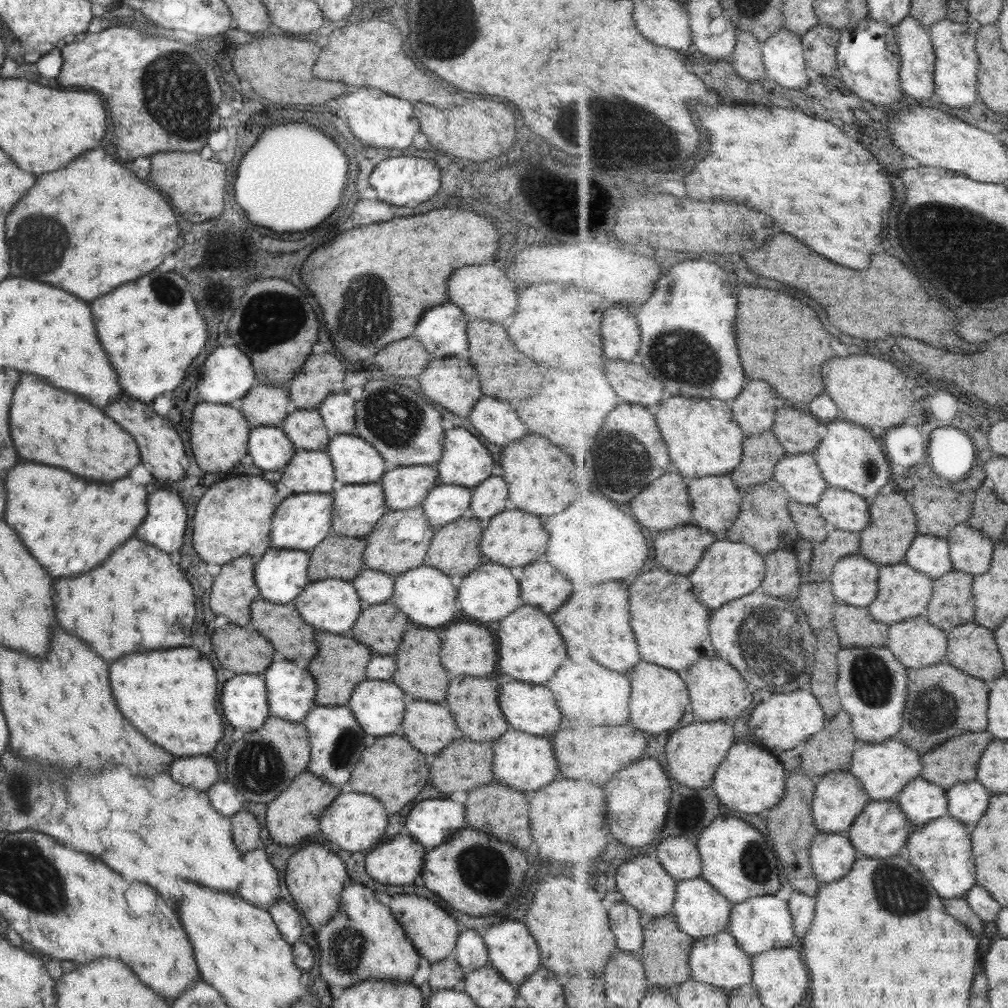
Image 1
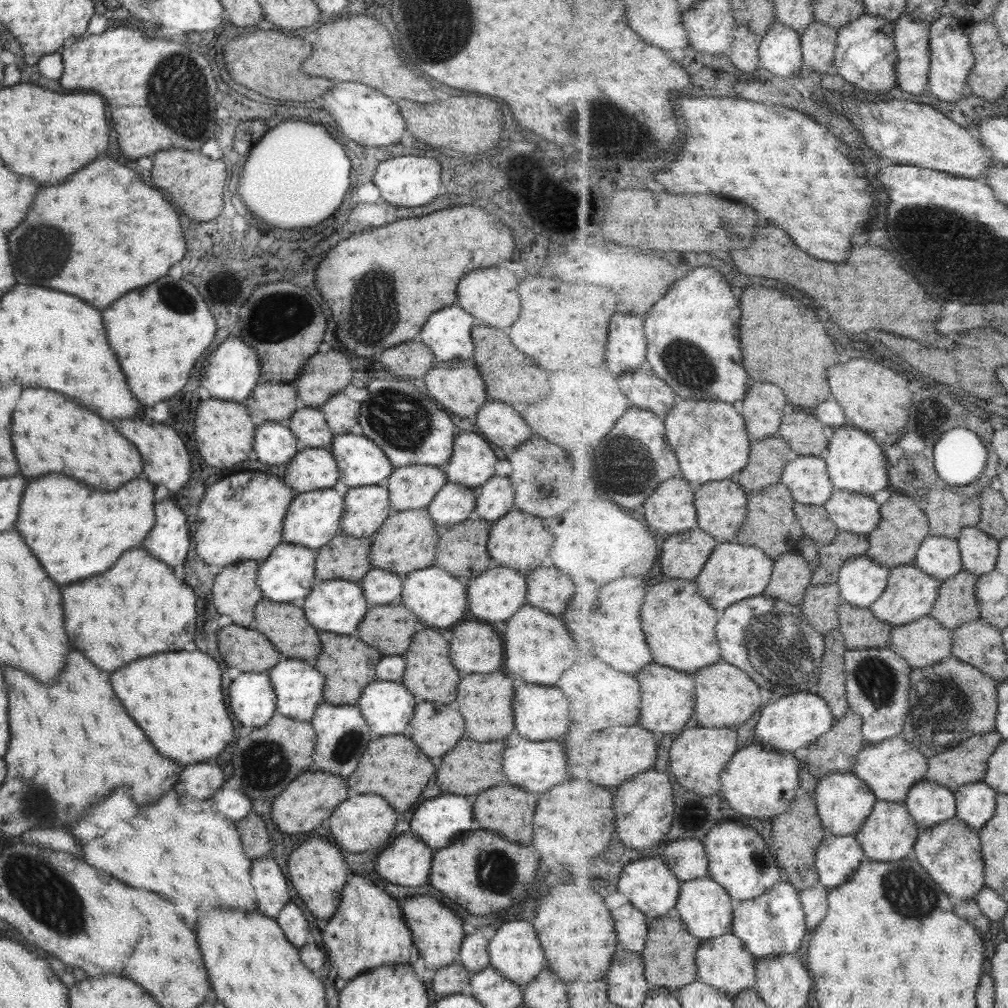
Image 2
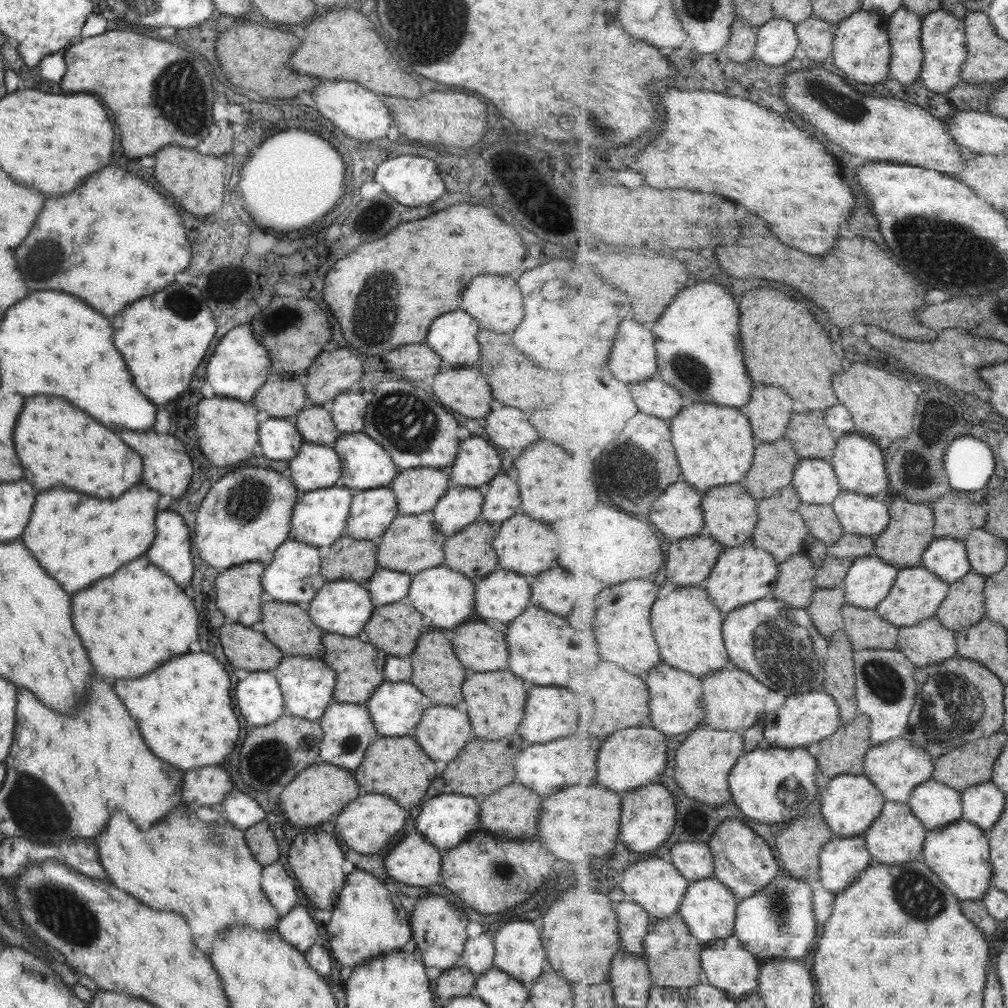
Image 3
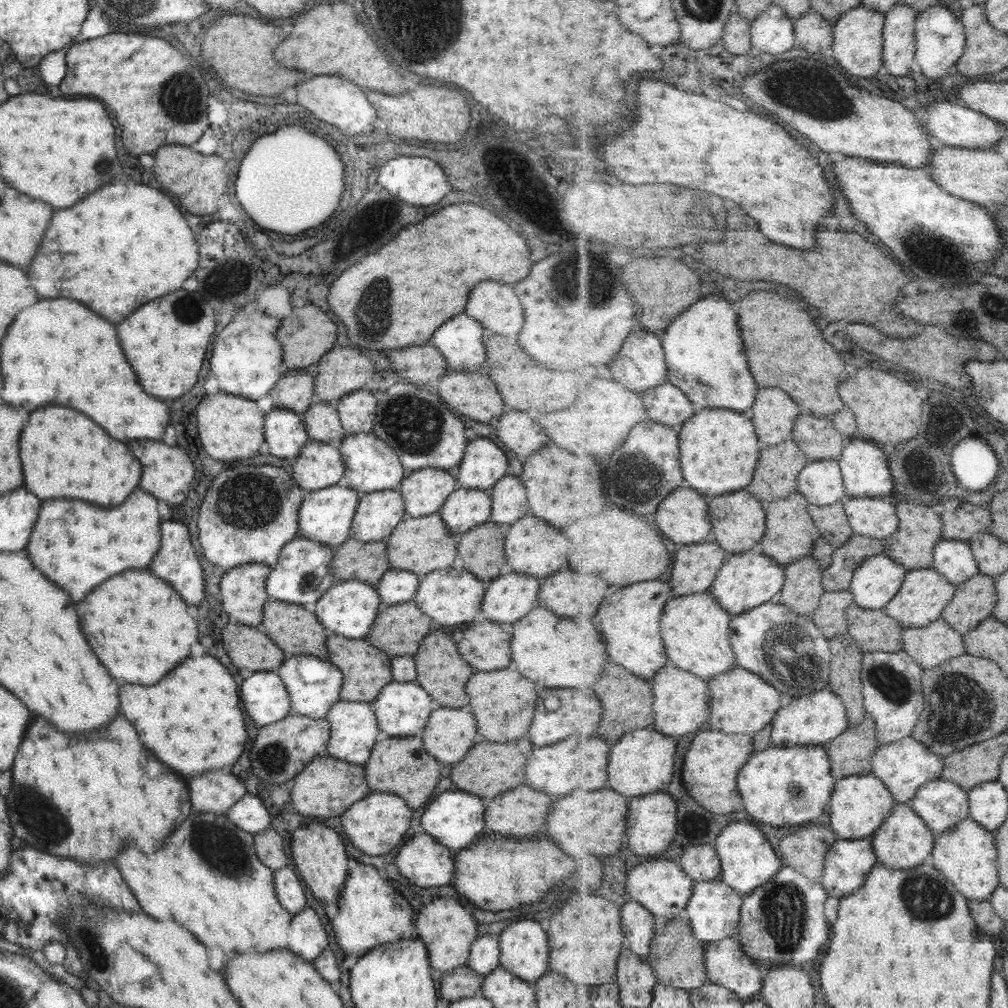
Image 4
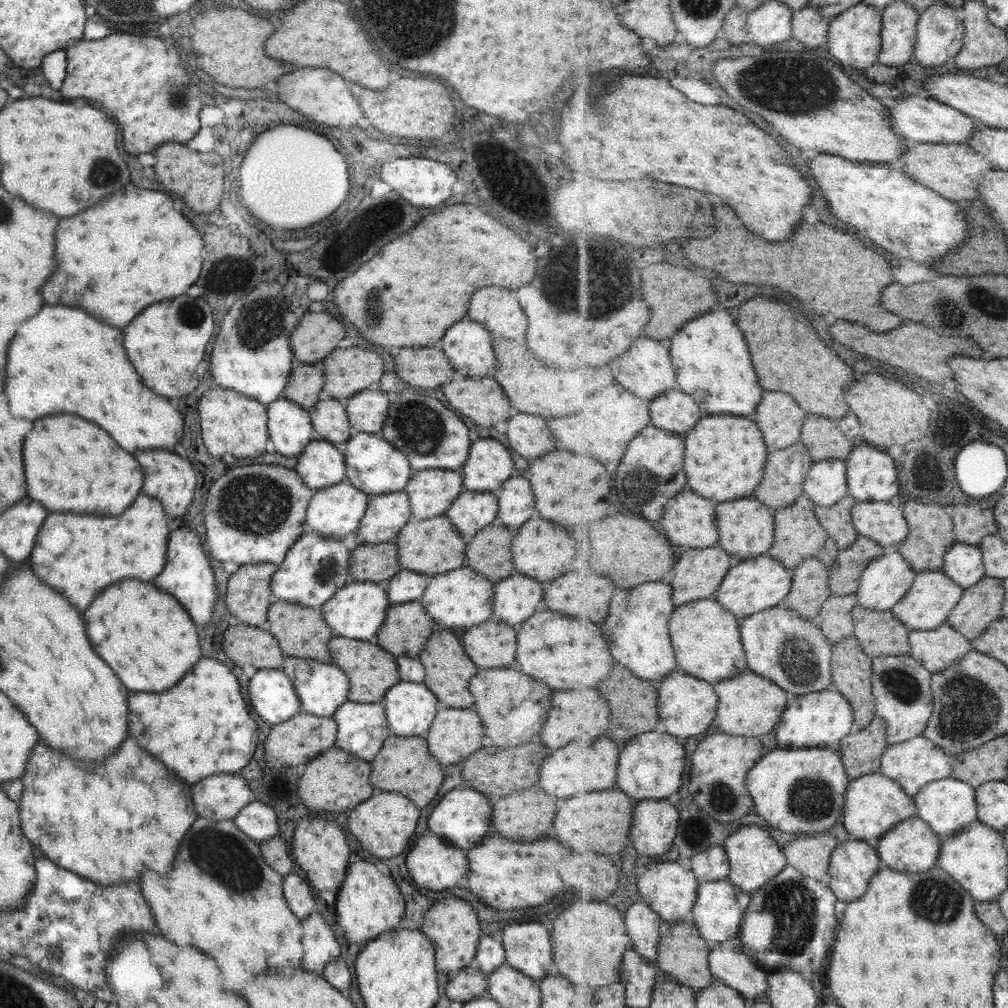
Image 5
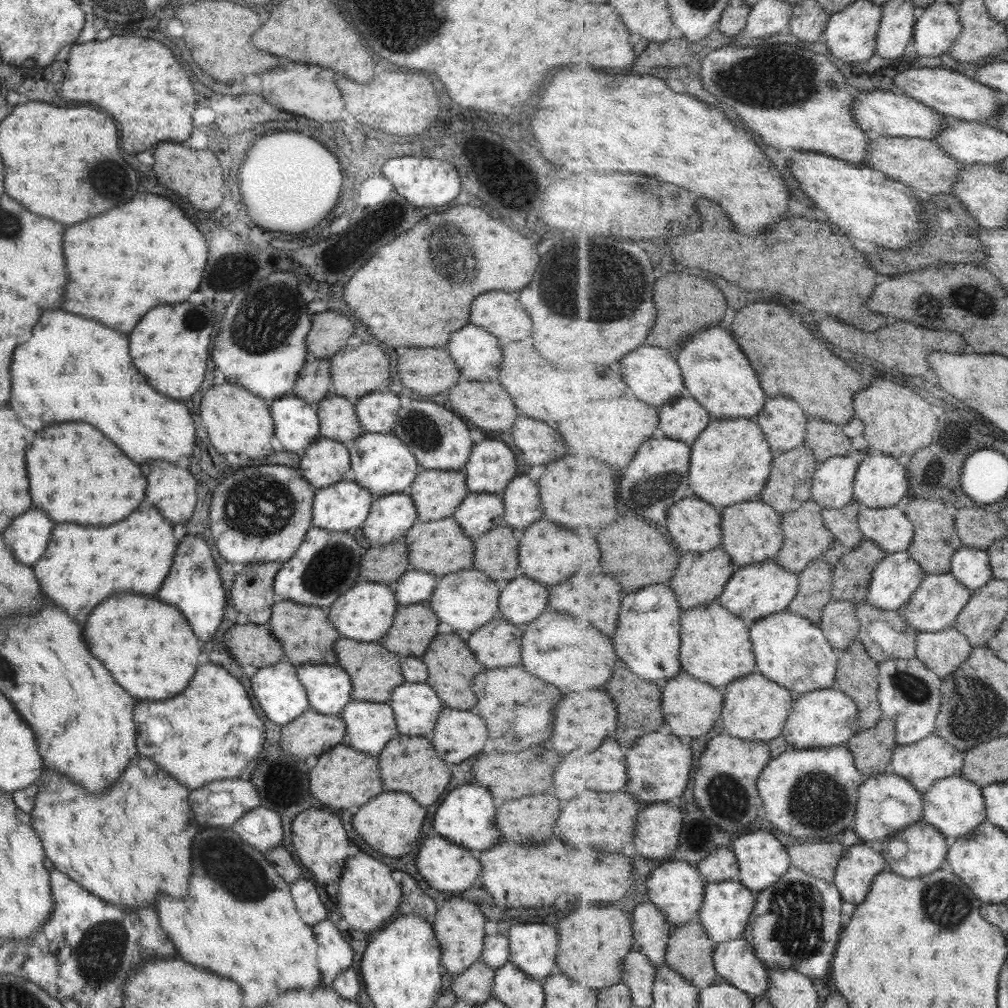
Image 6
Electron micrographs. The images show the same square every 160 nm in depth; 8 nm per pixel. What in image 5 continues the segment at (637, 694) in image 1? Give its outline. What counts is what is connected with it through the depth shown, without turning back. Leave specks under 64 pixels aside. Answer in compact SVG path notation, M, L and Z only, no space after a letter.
M681 669L671 674L673 676L666 676L657 683L661 728L682 740L681 736L703 734L717 718L720 696L716 693L716 688L709 681L681 672Z

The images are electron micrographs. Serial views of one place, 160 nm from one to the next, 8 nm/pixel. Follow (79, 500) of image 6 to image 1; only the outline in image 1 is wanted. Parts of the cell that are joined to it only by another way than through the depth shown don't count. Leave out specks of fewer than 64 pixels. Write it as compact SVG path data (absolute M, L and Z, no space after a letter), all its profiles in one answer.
M21 374L9 406L9 432L15 452L29 462L63 468L81 478L111 482L127 476L127 470L139 462L135 442L99 408L85 402L81 396L51 388L33 374Z

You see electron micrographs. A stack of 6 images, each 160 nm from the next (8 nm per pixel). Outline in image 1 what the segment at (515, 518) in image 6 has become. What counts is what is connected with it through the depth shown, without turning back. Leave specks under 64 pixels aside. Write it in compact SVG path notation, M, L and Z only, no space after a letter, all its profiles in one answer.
M489 475L471 489L468 515L485 522L505 510L507 490L500 476Z

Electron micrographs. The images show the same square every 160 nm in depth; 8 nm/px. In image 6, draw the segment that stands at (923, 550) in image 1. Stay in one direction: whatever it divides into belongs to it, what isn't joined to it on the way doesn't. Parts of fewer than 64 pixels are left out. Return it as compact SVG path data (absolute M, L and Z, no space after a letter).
M961 547L952 558L952 573L967 588L977 590L993 577L988 551L977 547Z

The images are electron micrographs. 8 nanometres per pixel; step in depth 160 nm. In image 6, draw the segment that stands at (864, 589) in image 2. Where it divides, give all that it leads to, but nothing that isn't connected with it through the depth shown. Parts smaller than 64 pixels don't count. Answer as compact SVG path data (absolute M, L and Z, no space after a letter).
M908 550L888 553L873 571L866 602L877 608L897 611L912 599L926 574Z

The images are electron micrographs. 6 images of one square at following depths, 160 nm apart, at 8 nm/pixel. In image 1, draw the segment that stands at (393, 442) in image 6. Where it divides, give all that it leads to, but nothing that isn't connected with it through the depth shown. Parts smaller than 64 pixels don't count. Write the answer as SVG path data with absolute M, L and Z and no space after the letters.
M330 435L326 448L334 478L344 485L374 483L385 472L384 460L365 440L354 435Z

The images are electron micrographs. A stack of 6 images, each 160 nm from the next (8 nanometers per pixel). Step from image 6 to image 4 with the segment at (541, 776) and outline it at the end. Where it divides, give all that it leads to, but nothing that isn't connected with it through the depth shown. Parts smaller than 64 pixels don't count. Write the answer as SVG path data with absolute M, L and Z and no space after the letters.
M517 738L505 744L489 744L487 741L481 741L467 752L467 756L461 762L457 762L451 768L451 782L461 792L469 792L479 798L493 798L499 792L505 792L523 782L525 758L529 752L531 746L527 738Z

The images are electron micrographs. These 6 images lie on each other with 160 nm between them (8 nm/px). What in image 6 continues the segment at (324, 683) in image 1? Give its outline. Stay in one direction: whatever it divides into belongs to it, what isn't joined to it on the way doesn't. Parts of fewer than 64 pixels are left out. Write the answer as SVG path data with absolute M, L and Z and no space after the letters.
M343 638L333 644L333 650L335 650L337 664L349 675L352 684L350 698L353 701L387 703L393 688L404 683L397 658L389 654L389 651L380 644L361 644L361 642Z

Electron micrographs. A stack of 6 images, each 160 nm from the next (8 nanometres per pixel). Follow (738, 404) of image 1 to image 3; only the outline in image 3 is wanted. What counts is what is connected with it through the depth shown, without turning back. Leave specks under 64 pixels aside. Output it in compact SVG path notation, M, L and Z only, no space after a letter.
M759 384L759 388L753 390L753 400L747 404L748 417L752 422L752 431L758 442L771 443L786 437L789 421L795 413L795 400L783 390L775 386Z

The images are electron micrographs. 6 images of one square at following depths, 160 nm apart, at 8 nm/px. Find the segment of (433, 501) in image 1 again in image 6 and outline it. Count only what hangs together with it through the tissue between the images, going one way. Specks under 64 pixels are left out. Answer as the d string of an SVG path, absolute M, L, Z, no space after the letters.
M467 492L452 518L473 542L495 524L503 522L503 505L499 495Z

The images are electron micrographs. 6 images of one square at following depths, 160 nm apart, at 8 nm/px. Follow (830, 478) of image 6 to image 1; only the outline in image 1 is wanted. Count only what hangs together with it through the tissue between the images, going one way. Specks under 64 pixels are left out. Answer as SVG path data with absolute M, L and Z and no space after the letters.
M811 453L785 455L777 463L774 479L788 489L792 501L806 505L816 506L831 487Z

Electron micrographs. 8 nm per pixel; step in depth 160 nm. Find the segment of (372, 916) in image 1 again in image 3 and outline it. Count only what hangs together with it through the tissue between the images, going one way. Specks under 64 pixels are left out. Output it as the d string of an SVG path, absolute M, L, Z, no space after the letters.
M353 870L345 876L344 882L325 926L329 952L341 967L355 968L374 956L399 950L407 940L411 940L407 912L399 906L399 900L383 888L383 884L363 870Z

